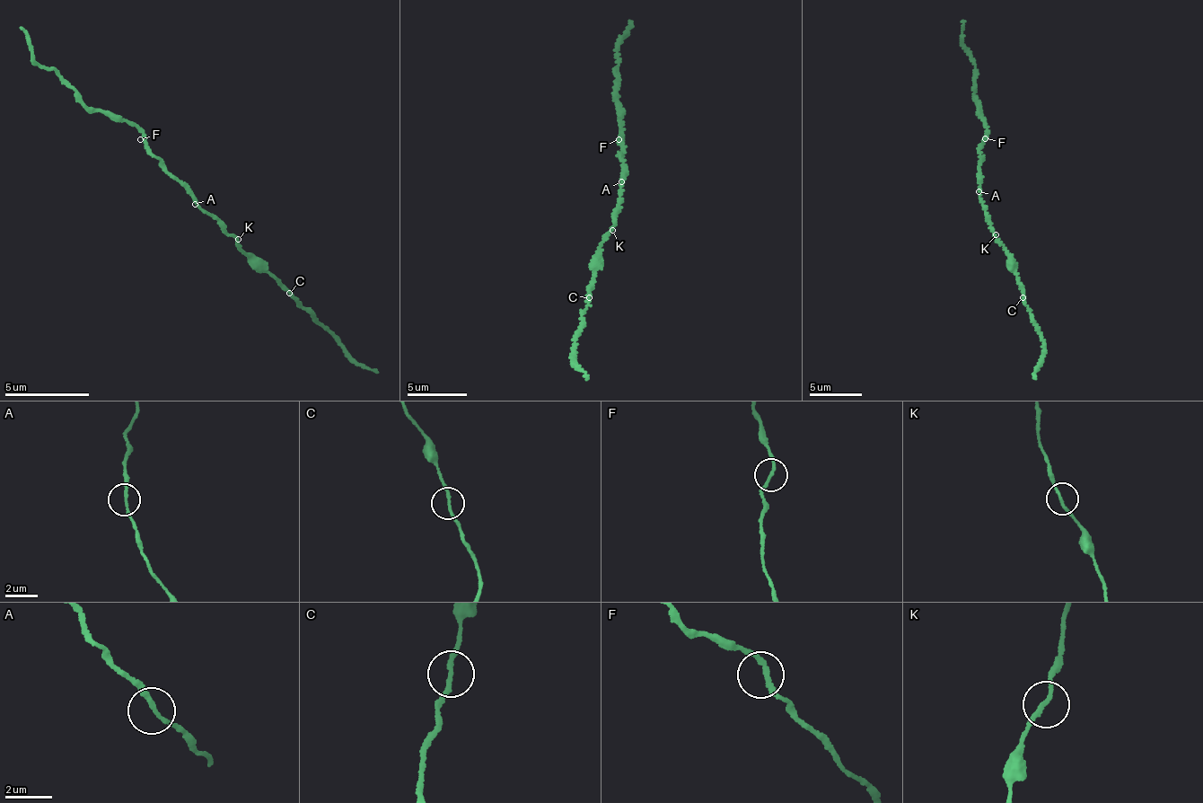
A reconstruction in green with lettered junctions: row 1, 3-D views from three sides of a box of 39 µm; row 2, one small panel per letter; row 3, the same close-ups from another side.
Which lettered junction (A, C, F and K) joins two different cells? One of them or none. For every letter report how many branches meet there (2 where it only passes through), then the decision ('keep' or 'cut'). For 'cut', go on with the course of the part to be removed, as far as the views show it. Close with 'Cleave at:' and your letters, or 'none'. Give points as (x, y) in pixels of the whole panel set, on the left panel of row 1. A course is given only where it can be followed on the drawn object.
A: 2 | keep
C: 2 | keep
F: 2 | keep
K: 2 | keep
Cleave at: none

